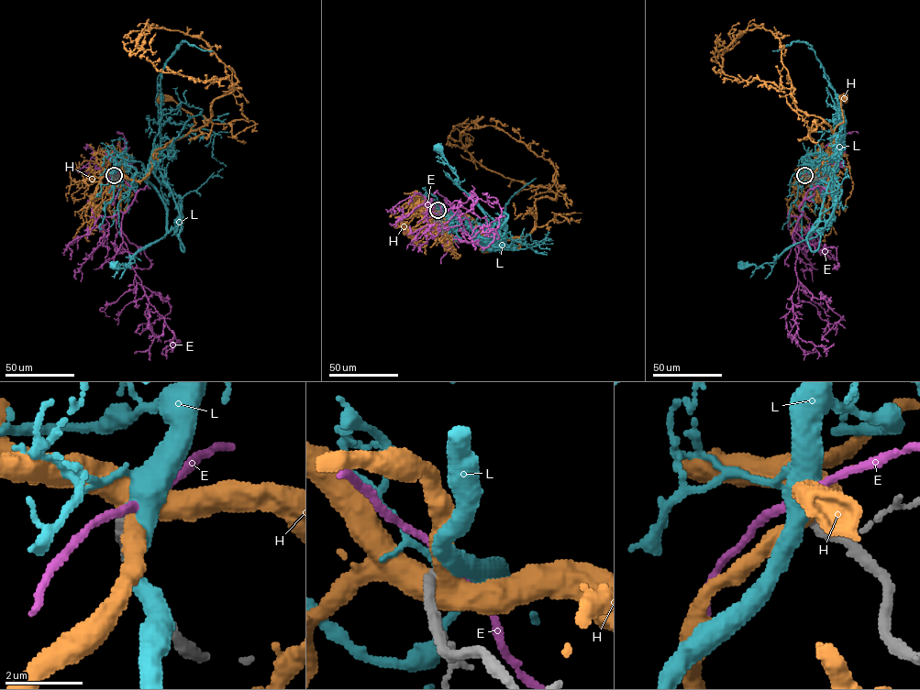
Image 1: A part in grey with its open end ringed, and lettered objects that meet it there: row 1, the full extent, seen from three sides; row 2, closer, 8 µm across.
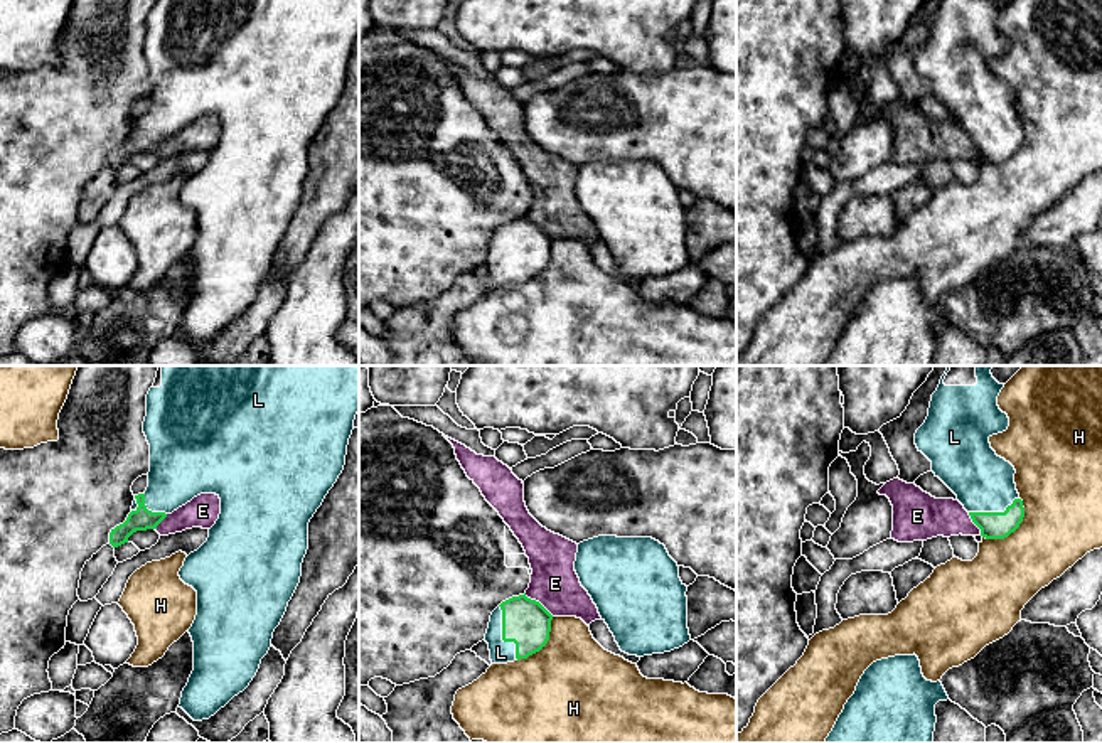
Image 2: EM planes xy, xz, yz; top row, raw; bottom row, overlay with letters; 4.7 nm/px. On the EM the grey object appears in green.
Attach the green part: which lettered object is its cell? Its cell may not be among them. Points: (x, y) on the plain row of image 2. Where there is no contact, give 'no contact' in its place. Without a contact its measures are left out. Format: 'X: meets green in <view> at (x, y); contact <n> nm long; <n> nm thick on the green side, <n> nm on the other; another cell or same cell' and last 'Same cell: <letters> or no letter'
E: meets green in xz at (538, 224); contact 180 nm long; 220 nm thick on the green side, 220 nm on the other; another cell
H: meets green in yz at (1015, 152); contact 260 nm long; 130 nm thick on the green side, 380 nm on the other; another cell
L: meets green in xz at (502, 258); contact 280 nm long; 220 nm thick on the green side, 110 nm on the other; same cell
Same cell: L

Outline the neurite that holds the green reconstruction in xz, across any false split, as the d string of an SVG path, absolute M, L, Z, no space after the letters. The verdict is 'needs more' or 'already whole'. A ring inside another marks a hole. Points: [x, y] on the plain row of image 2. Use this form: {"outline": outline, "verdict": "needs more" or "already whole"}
{"outline": "M524 217L502 224L490 238L485 265L492 286L507 286L539 275L549 263L553 238Z", "verdict": "needs more"}

